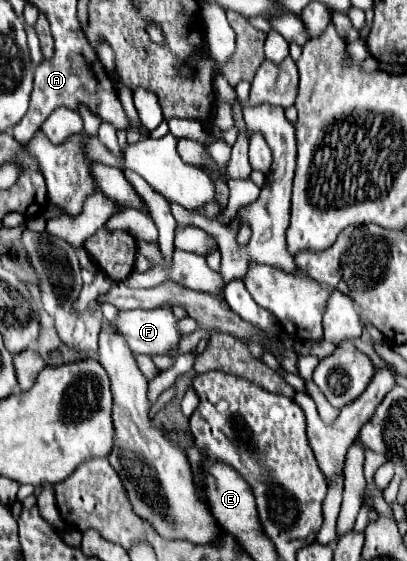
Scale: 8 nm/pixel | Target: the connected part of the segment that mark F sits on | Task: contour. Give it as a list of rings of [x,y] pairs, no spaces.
[[[170,306],[156,310],[120,310],[110,328],[124,336],[134,354],[168,354],[180,340]]]

